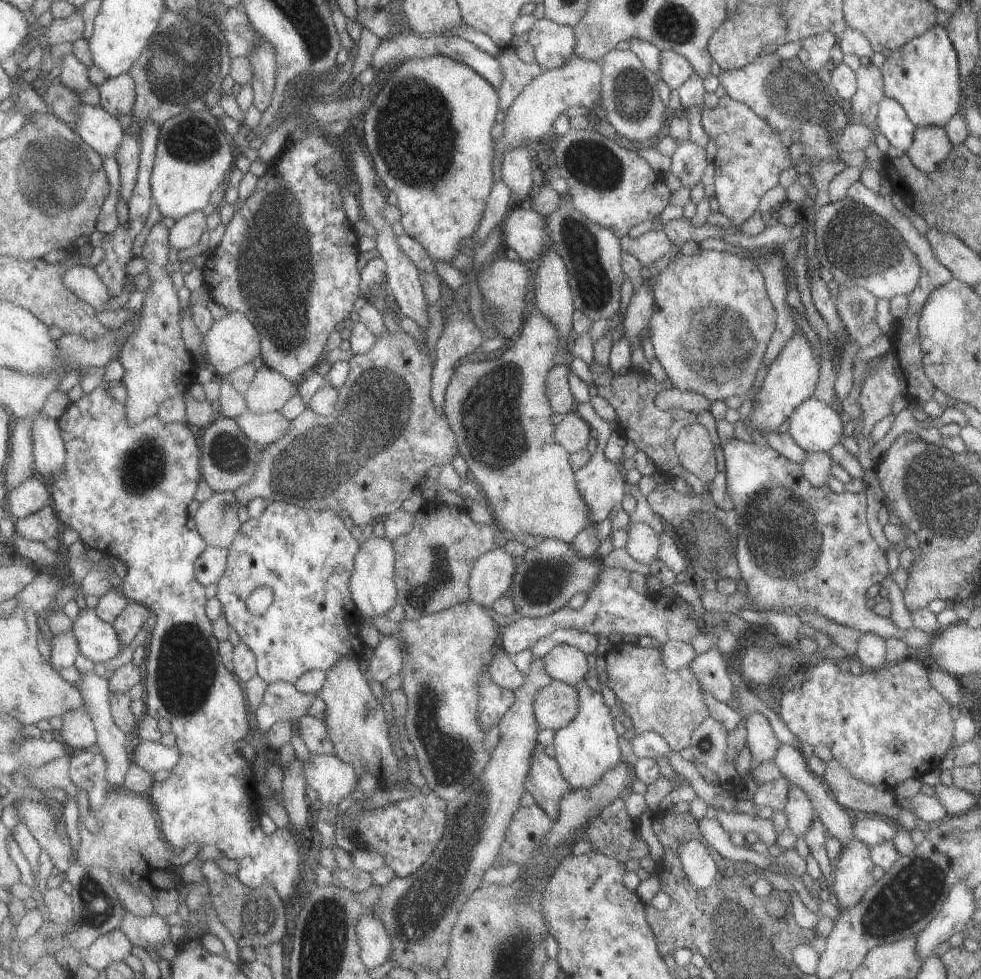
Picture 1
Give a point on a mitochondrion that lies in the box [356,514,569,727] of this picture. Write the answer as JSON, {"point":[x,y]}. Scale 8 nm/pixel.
{"point":[440,571]}

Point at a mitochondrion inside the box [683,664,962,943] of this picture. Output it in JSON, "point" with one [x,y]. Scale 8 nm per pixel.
{"point":[917,887]}

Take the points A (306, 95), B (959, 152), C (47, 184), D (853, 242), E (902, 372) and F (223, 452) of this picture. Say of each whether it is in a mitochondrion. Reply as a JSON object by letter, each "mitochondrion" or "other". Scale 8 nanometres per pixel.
{"A":"other","B":"other","C":"mitochondrion","D":"mitochondrion","E":"other","F":"mitochondrion"}

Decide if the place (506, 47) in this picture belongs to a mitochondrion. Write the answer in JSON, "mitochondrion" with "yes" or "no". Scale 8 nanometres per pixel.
{"mitochondrion":"no"}

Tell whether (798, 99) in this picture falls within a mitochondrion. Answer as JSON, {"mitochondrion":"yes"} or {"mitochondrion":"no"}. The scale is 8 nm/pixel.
{"mitochondrion":"yes"}

